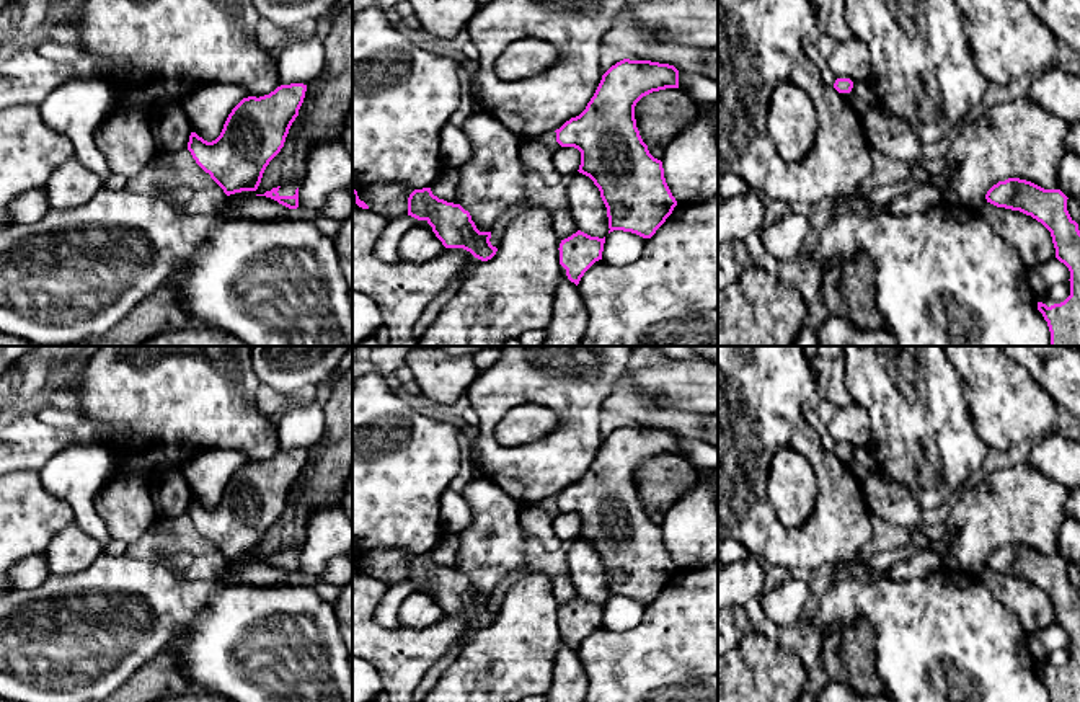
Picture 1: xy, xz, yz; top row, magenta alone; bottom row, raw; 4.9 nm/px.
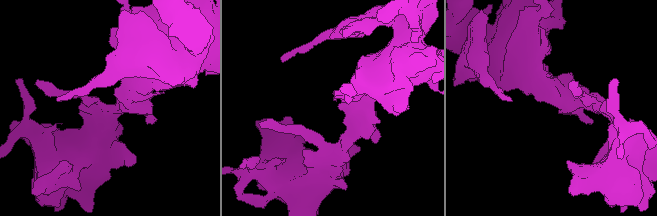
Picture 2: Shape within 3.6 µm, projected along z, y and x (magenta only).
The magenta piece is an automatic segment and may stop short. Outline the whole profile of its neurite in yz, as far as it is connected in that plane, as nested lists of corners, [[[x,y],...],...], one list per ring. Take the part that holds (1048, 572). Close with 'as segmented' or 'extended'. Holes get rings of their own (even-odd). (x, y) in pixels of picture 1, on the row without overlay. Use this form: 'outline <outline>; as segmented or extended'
outline [[[1008,544],[994,550],[985,565],[997,573],[1031,581],[1051,598],[1056,624],[1070,637],[1070,661],[1051,673],[1038,668],[1038,676],[1047,687],[1051,702],[1080,702],[1080,596],[1067,576],[1069,563],[1060,555]]]; as segmented

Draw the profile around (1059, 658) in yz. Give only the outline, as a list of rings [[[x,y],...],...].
[[[1070,646],[1052,651],[1047,658],[1046,671],[1051,673],[1054,669],[1064,668],[1070,661]]]

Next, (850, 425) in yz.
[[[853,402],[837,408],[835,415],[827,423],[827,429],[837,444],[868,447],[871,441],[871,420],[868,411]]]

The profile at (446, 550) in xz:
[[[444,532],[437,545],[431,550],[431,557],[439,565],[457,570],[458,535]]]

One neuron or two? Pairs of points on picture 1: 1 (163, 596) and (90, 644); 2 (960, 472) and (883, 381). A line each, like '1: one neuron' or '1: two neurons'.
1: one neuron
2: one neuron

